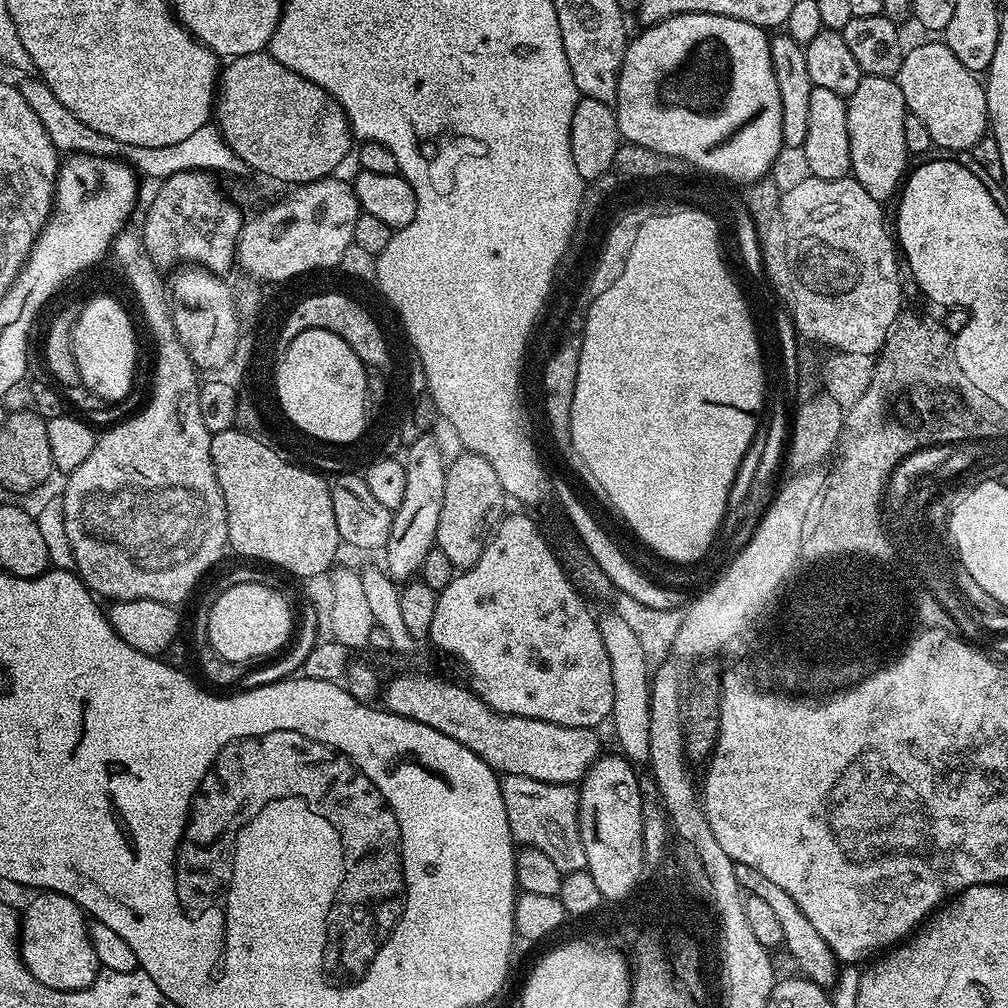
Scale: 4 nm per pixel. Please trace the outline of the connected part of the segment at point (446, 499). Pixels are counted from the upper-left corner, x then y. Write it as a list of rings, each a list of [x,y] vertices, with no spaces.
[[[465,451],[446,468],[446,494],[442,498],[442,518],[438,518],[436,547],[450,558],[453,569],[463,570],[474,566],[488,543],[490,533],[505,515],[506,497],[498,474],[486,458]]]

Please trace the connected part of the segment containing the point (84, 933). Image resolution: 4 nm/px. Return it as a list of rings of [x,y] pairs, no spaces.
[[[41,891],[22,910],[18,947],[24,965],[42,982],[42,986],[77,992],[96,981],[102,969],[98,954],[94,954],[92,936],[88,932],[89,921],[84,909],[57,892]]]

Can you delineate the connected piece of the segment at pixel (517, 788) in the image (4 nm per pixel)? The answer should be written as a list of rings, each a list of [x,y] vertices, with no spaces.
[[[503,775],[500,789],[512,837],[517,843],[546,854],[561,874],[585,869],[586,852],[582,847],[581,832],[577,825],[579,793],[573,785],[538,782],[525,775]]]

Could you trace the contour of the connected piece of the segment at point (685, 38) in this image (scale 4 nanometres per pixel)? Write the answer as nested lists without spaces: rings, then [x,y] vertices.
[[[691,12],[681,16],[672,16],[657,24],[647,25],[643,30],[631,37],[624,61],[620,67],[618,78],[618,98],[615,102],[616,121],[620,127],[620,135],[627,143],[637,144],[658,154],[682,159],[693,169],[701,168],[712,176],[721,176],[724,180],[746,180],[753,182],[765,179],[771,173],[772,164],[778,158],[782,142],[782,98],[778,98],[778,82],[774,82],[774,66],[770,62],[770,36],[765,29],[754,26],[750,22],[742,22],[738,18],[719,16],[718,14],[702,14]]]

